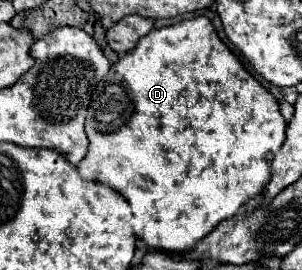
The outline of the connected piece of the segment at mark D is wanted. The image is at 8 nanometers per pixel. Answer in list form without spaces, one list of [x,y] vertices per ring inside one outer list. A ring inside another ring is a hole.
[[[198,16],[198,18],[182,20],[174,26],[152,30],[138,42],[138,46],[134,50],[126,52],[124,56],[118,58],[118,62],[112,64],[106,78],[102,78],[102,82],[98,82],[92,102],[88,106],[86,136],[90,140],[90,146],[88,146],[84,160],[78,164],[78,170],[84,178],[102,182],[102,184],[114,188],[116,192],[120,192],[128,200],[128,204],[132,208],[134,232],[150,248],[166,250],[166,252],[186,252],[186,250],[196,248],[196,244],[206,234],[210,234],[218,222],[234,216],[250,198],[254,198],[256,194],[260,194],[264,190],[264,186],[270,180],[270,160],[274,158],[274,154],[278,152],[278,148],[284,142],[284,130],[286,130],[286,122],[278,110],[278,100],[244,68],[244,64],[218,38],[212,22],[206,16]]]

